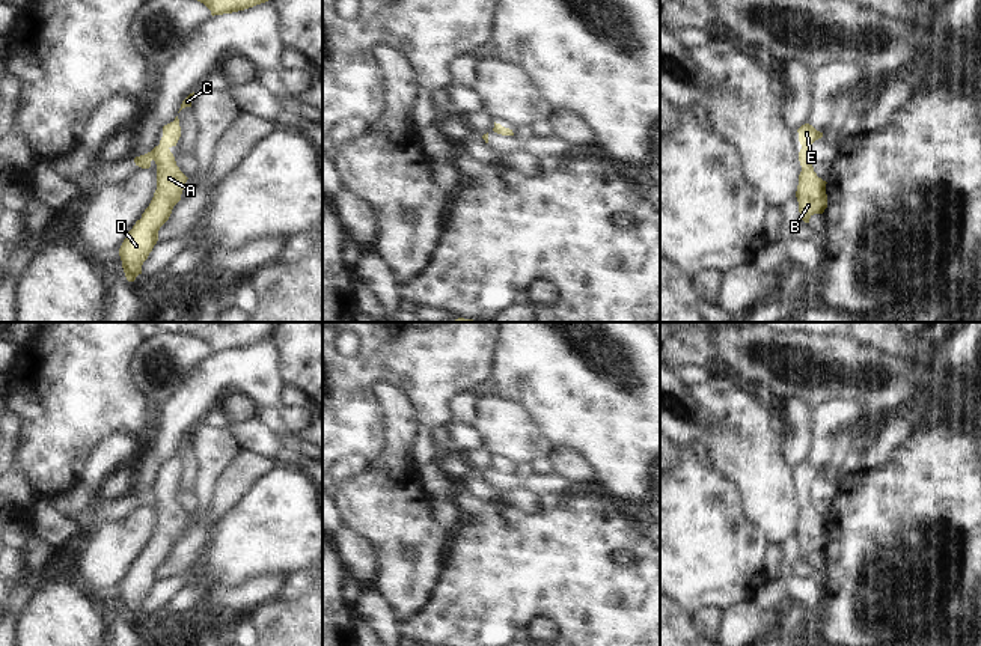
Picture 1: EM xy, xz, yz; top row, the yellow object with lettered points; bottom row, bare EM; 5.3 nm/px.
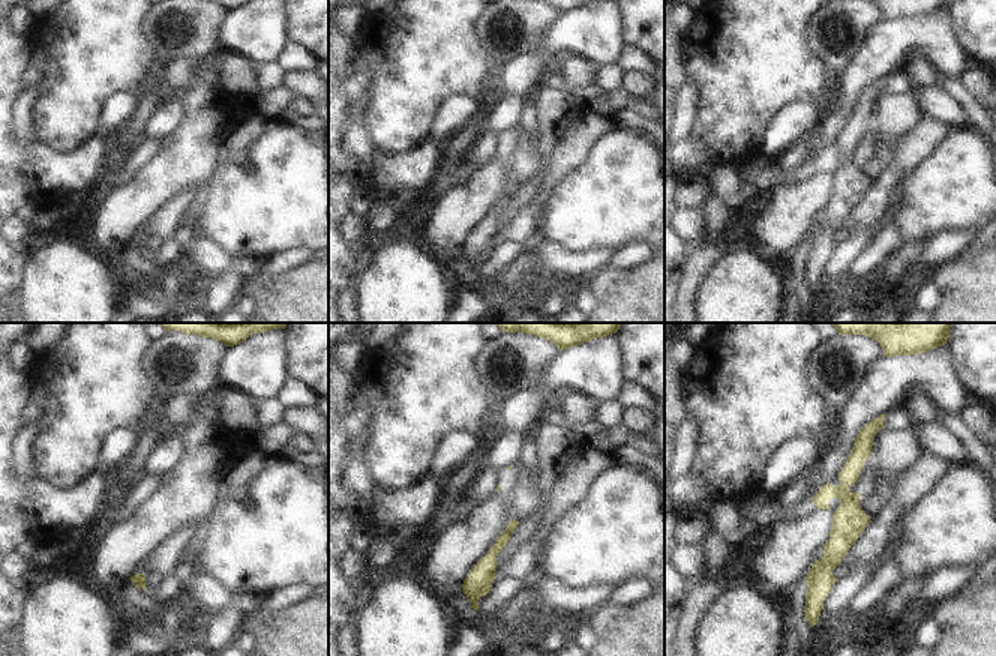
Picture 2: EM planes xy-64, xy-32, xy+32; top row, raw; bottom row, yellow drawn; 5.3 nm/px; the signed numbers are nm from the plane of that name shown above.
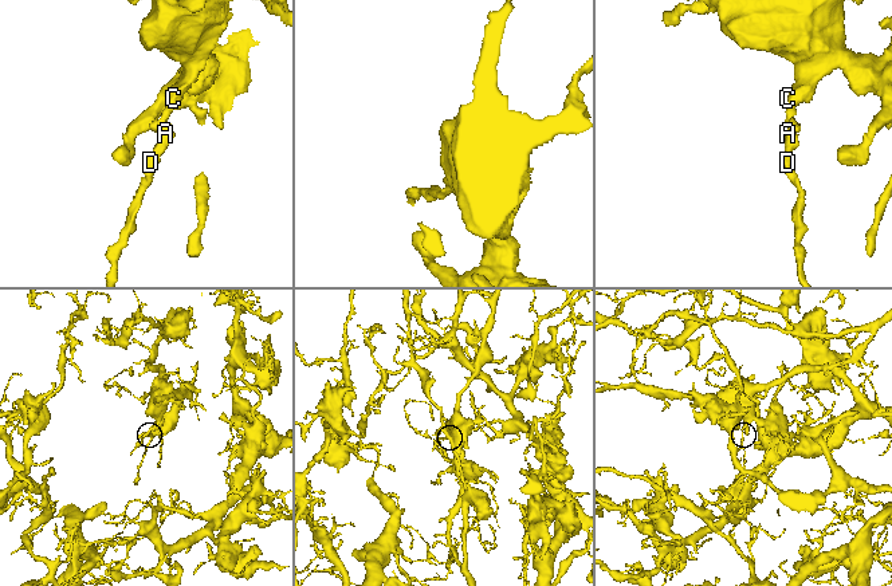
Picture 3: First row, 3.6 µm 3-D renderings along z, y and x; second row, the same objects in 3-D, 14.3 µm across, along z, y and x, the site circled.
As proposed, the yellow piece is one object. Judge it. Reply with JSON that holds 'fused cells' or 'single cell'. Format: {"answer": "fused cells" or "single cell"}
{"answer": "single cell"}

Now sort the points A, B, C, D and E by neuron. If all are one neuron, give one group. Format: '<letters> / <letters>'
A B C D E

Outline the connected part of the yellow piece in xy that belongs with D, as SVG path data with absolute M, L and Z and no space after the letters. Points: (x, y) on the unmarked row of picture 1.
M176 453L173 459L163 464L160 482L151 489L134 495L136 503L142 506L149 506L151 498L155 498L157 527L142 556L136 559L119 586L128 619L134 619L142 611L142 602L158 578L160 565L169 557L185 526L188 515L179 507L170 489L170 485L176 483L179 474L181 464Z

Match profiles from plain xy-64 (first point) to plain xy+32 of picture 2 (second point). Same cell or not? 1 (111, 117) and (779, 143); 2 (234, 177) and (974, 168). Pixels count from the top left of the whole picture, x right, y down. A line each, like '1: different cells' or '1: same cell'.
1: same cell
2: same cell

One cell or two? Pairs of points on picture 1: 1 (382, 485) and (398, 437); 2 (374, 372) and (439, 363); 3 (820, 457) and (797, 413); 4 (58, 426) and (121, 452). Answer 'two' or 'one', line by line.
1: one
2: one
3: two
4: two

